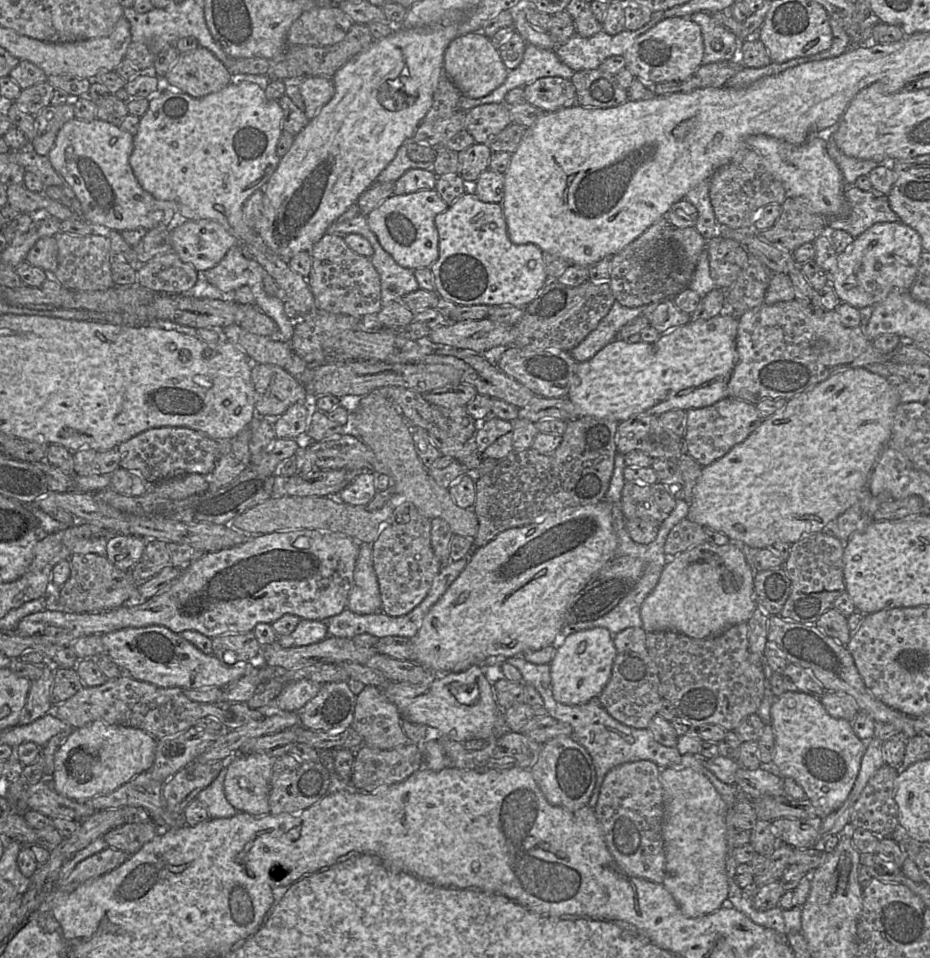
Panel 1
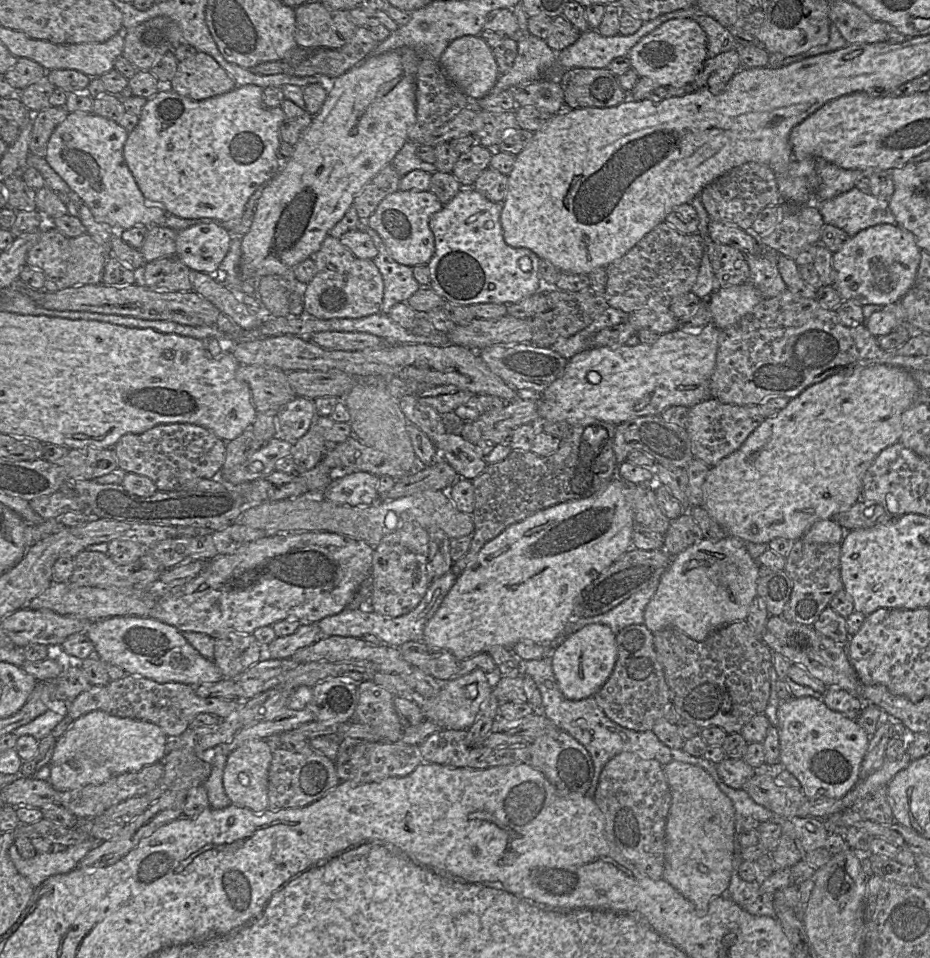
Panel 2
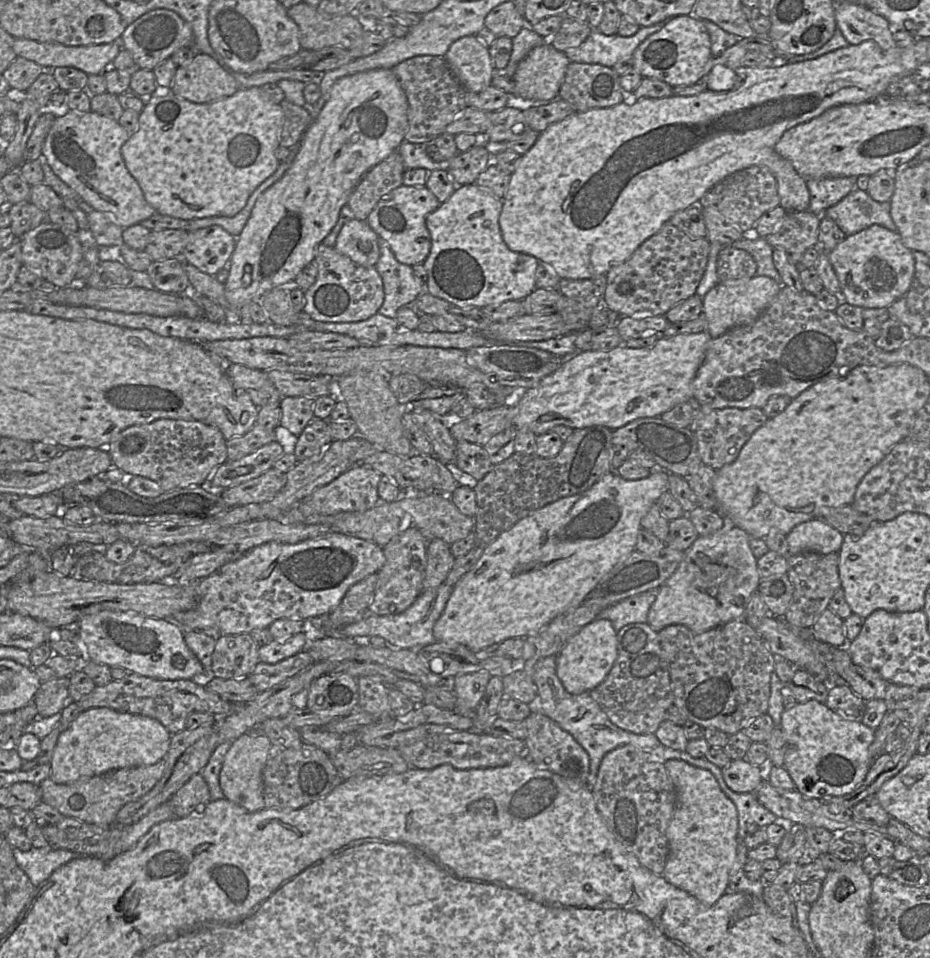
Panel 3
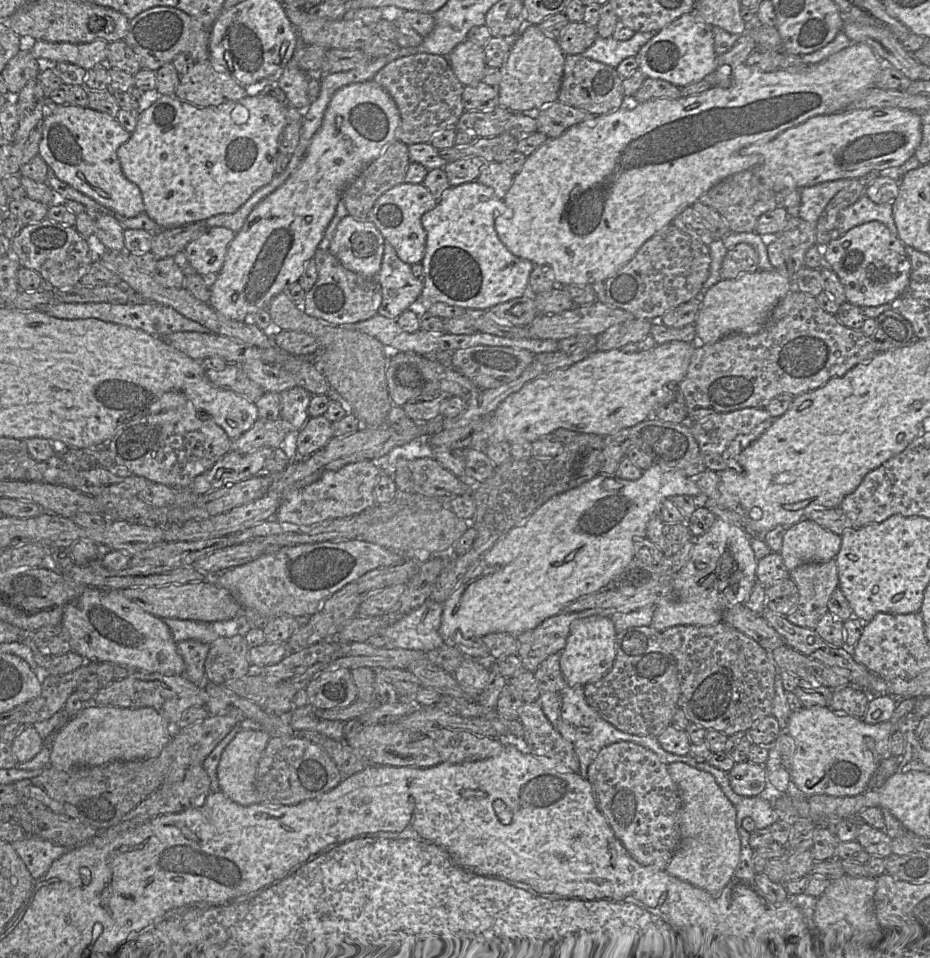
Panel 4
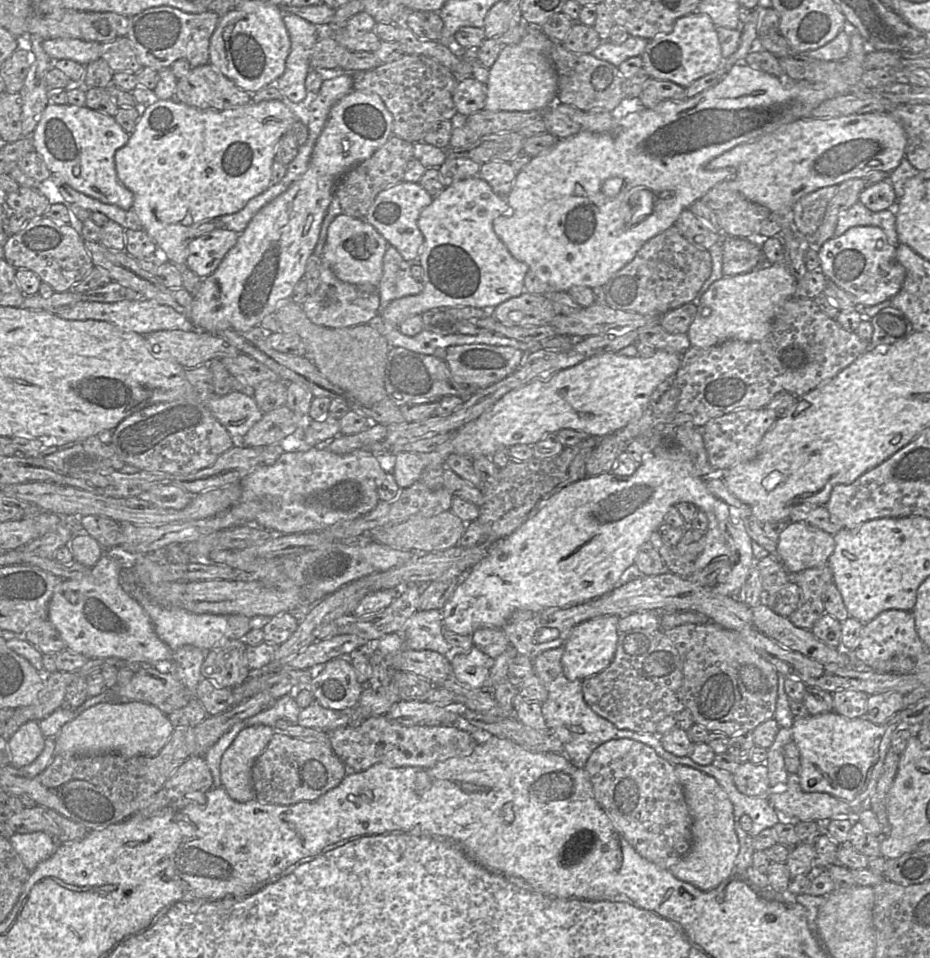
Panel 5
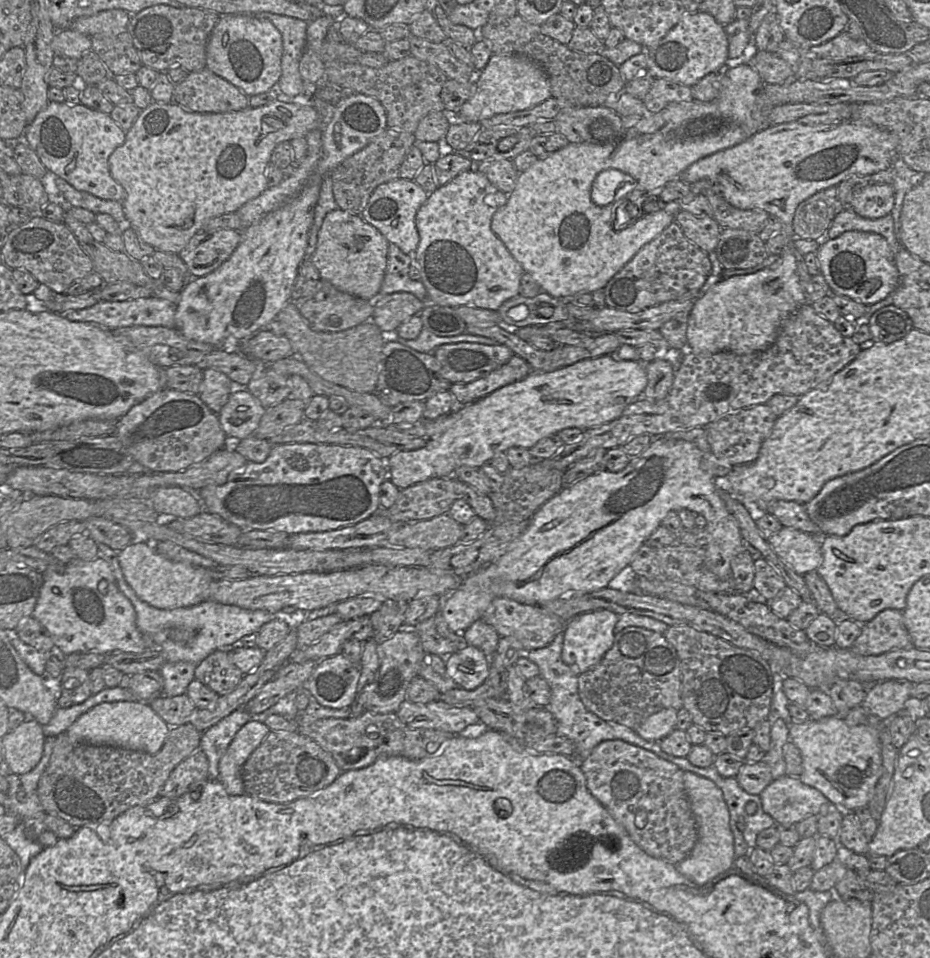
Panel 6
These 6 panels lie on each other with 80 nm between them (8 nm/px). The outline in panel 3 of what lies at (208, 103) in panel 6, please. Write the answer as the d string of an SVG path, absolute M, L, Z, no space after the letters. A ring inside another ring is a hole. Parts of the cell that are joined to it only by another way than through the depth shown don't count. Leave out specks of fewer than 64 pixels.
M198 53L188 65L177 67L172 93L194 103L210 103L234 95L240 85L220 61Z

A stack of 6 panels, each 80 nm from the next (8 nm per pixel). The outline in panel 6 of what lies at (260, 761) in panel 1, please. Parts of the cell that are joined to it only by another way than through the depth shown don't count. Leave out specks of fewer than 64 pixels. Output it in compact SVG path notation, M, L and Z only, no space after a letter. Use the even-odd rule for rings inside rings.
M250 720L235 734L219 761L218 780L232 796L245 794L242 768L271 730L262 722Z

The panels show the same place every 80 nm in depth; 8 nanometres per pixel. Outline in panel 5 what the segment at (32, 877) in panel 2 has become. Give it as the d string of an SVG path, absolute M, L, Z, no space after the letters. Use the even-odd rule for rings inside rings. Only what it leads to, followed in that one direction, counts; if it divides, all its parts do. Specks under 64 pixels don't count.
M45 832L15 833L8 840L30 873L51 857L59 846L58 842Z

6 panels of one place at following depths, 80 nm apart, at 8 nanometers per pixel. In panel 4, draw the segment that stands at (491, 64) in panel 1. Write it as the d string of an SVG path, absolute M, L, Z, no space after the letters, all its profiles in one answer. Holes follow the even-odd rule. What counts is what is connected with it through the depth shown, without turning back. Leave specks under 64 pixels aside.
M465 39L447 56L455 76L464 86L482 82L487 67L483 48Z

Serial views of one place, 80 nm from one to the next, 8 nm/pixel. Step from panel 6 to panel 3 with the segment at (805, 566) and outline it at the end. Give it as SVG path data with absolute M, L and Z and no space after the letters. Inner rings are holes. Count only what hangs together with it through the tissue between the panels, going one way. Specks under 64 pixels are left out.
M812 519L796 525L787 535L788 555L803 551L820 554L839 552L843 534L823 519Z

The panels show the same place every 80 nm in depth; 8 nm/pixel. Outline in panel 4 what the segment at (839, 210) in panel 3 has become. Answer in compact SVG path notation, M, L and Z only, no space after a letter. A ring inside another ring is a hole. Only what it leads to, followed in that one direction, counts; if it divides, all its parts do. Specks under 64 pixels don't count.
M865 193L855 203L840 211L839 235L843 236L853 227L872 221L883 223L893 236L897 236L892 204L876 204Z

